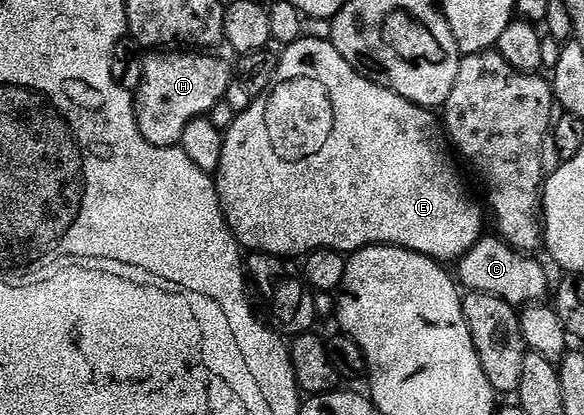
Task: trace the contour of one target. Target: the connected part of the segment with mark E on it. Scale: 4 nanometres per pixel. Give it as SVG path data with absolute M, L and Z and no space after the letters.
M302 38L288 45L280 53L277 73L269 91L254 98L247 111L236 113L233 125L224 133L223 158L220 168L215 173L215 183L221 199L221 213L225 215L233 237L242 249L250 253L266 252L272 256L286 258L304 258L320 248L352 254L361 248L368 248L370 244L391 244L395 248L406 248L429 256L438 262L460 261L461 257L467 255L483 238L485 224L487 228L487 216L483 208L481 213L480 206L469 197L452 158L445 156L443 149L437 148L442 137L433 136L433 116L434 113L430 109L420 108L419 105L404 100L399 94L356 72L343 58L343 54L339 54L339 50L328 40Z

